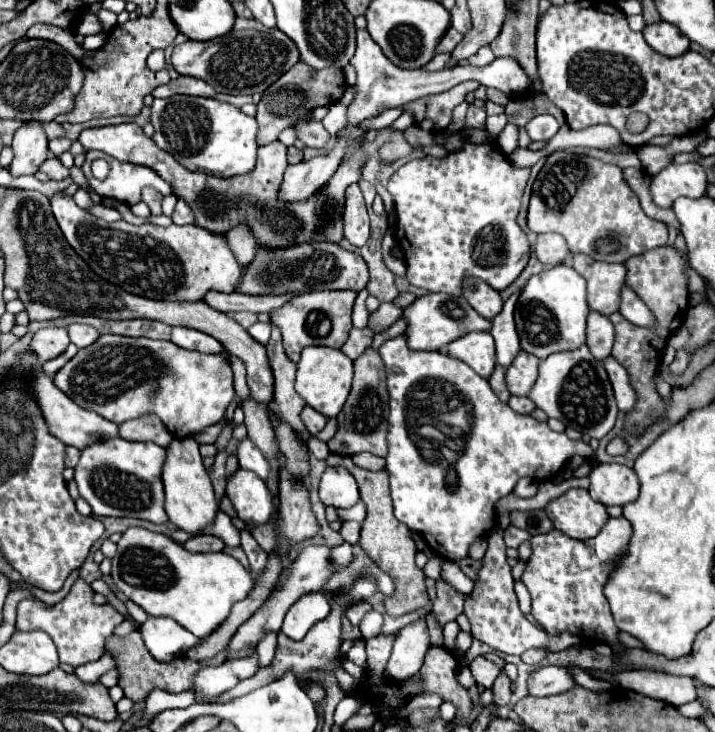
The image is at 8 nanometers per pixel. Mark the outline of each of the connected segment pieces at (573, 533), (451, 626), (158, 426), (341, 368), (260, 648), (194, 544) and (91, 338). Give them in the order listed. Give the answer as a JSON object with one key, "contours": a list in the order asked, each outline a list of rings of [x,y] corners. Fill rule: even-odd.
{"contours":[[[[570,488],[566,494],[550,500],[544,508],[554,528],[576,540],[588,540],[604,526],[608,512],[594,502],[584,488]]],[[[448,622],[448,624],[444,626],[444,646],[446,646],[446,648],[450,648],[450,646],[454,644],[458,632],[460,632],[458,622]]],[[[142,416],[136,420],[128,420],[118,426],[118,436],[130,442],[154,442],[162,448],[166,448],[172,440],[172,434],[162,426],[162,422],[156,416]]],[[[306,346],[302,350],[302,358],[298,362],[296,372],[296,392],[306,400],[310,408],[324,416],[338,416],[352,386],[352,360],[336,348],[322,348],[322,346]]],[[[266,632],[264,638],[258,642],[256,646],[256,654],[258,654],[258,666],[270,666],[274,660],[274,652],[276,652],[276,634],[274,632]]],[[[196,536],[184,544],[184,548],[190,552],[222,552],[224,546],[226,544],[216,536]]],[[[70,324],[68,326],[68,336],[70,336],[70,342],[72,344],[76,344],[78,348],[86,348],[86,346],[94,344],[100,334],[92,326],[86,326],[86,324]]]]}

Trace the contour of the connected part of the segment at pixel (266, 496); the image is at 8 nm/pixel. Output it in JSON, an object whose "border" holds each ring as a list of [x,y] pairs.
{"border":[[[238,468],[226,480],[226,496],[238,512],[238,518],[252,530],[258,524],[270,522],[270,510],[274,510],[274,498],[266,490],[264,480],[254,472]]]}

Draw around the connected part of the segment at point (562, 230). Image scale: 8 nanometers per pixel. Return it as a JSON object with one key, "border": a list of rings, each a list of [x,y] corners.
{"border":[[[554,152],[546,158],[532,186],[526,222],[536,234],[562,234],[572,254],[588,254],[600,262],[626,262],[630,256],[664,246],[668,240],[666,224],[642,212],[638,196],[622,176],[622,168],[568,152]]]}

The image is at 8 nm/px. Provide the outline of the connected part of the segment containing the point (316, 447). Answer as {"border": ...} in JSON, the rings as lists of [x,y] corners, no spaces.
{"border":[[[310,438],[308,442],[308,450],[316,456],[316,458],[326,458],[330,452],[328,452],[328,446],[324,442],[320,442],[318,438]]]}

